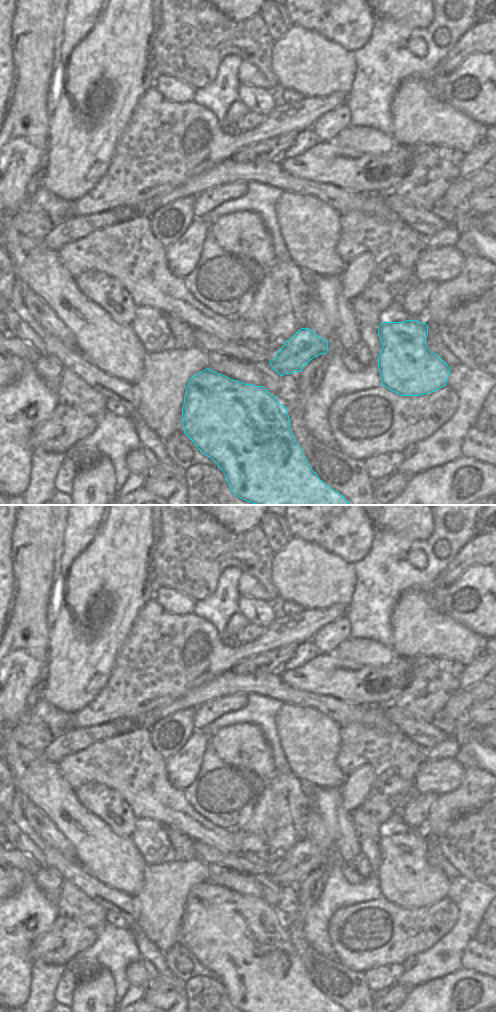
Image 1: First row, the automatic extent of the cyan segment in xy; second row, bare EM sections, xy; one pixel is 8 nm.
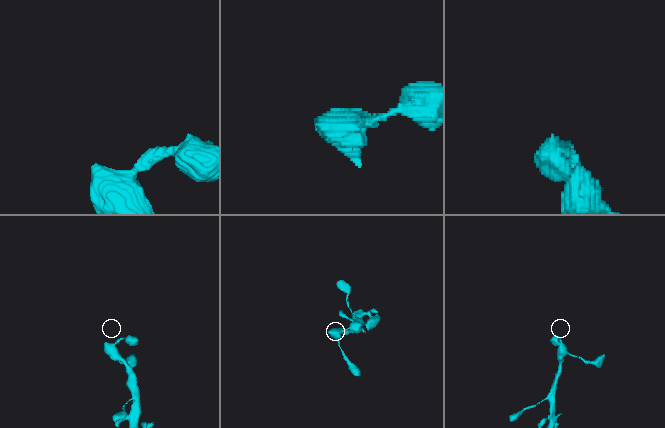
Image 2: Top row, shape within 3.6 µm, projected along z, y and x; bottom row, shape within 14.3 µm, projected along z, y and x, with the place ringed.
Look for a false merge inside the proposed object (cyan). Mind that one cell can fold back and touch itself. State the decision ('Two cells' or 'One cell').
One cell.

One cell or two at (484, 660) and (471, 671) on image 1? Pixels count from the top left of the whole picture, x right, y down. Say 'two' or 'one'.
one

